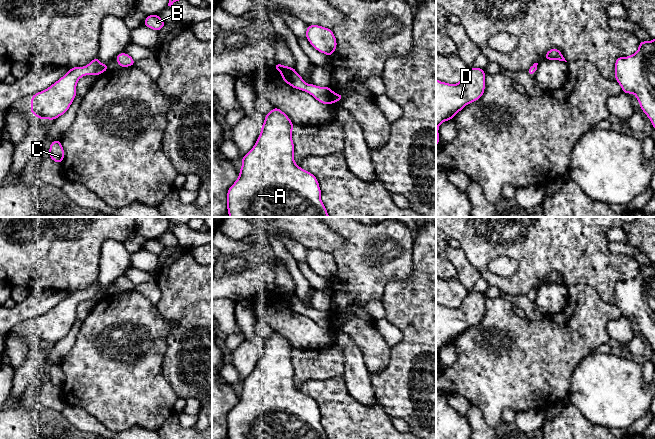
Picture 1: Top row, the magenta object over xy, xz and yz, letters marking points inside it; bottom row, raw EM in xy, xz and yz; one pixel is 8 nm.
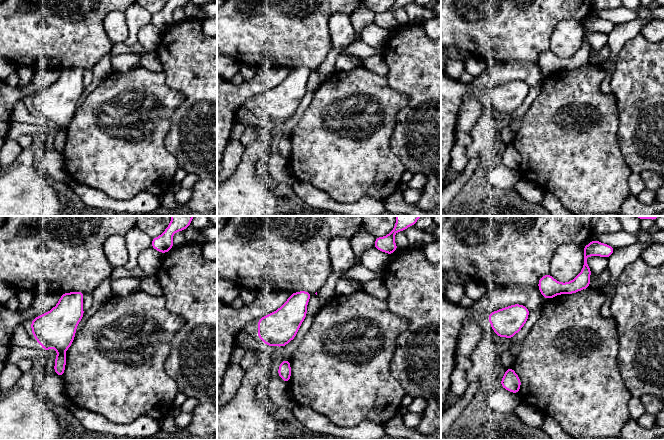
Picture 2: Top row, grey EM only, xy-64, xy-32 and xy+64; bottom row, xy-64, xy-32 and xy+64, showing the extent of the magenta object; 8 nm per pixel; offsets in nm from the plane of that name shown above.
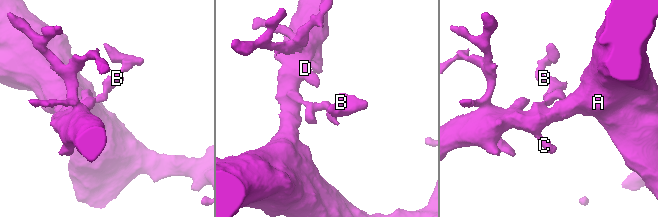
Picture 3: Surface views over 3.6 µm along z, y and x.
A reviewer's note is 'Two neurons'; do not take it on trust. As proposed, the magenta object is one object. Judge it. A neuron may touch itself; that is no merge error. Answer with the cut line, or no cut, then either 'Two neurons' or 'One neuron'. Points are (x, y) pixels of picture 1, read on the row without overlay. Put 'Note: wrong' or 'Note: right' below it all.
No split. One neuron
Note: wrong

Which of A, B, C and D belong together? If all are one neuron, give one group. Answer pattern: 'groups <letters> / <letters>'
groups A B C D

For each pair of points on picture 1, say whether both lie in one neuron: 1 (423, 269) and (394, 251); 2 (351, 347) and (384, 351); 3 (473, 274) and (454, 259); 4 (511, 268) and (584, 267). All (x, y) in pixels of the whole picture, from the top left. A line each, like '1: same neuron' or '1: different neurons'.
1: different neurons
2: different neurons
3: same neuron
4: different neurons

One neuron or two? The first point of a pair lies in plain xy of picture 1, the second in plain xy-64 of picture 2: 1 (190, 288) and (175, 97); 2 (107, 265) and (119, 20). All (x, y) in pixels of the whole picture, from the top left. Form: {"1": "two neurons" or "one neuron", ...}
{"1": "two neurons", "2": "one neuron"}

